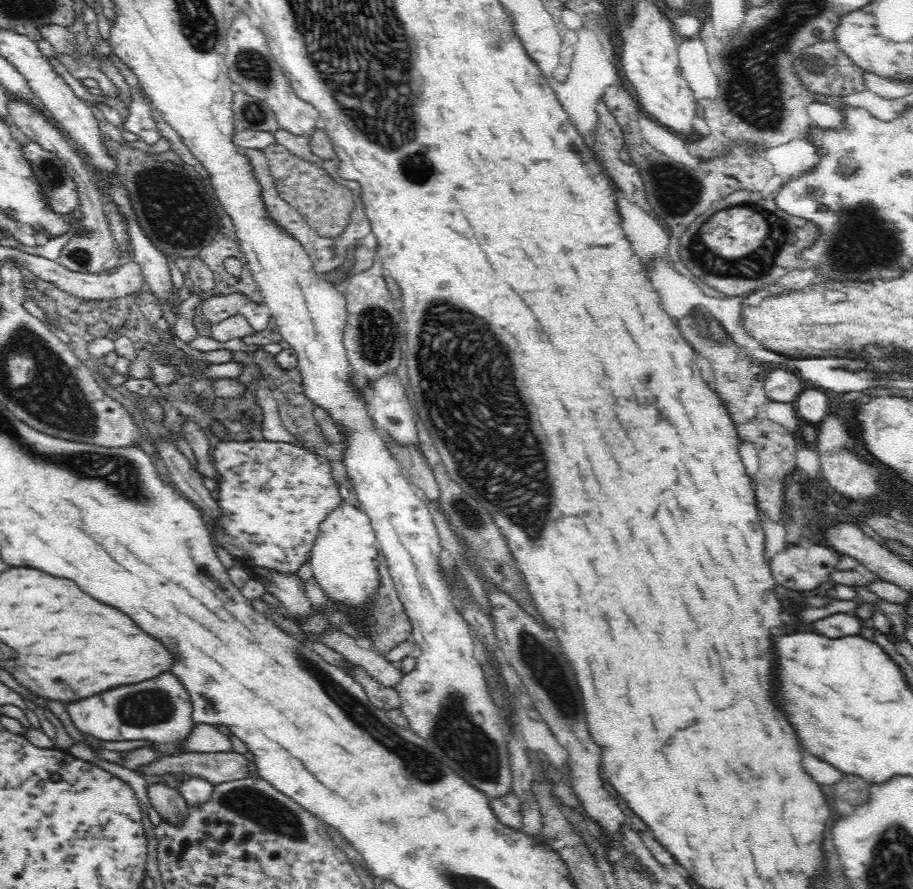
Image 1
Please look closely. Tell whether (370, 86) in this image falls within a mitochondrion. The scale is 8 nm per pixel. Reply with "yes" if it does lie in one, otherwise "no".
yes

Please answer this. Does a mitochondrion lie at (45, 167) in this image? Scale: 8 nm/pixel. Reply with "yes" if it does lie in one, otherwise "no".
yes

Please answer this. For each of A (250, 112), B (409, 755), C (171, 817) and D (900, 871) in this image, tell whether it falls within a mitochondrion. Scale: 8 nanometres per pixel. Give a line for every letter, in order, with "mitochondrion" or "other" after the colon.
A: mitochondrion
B: mitochondrion
C: other
D: mitochondrion

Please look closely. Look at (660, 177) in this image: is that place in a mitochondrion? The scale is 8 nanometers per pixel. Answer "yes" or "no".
yes

